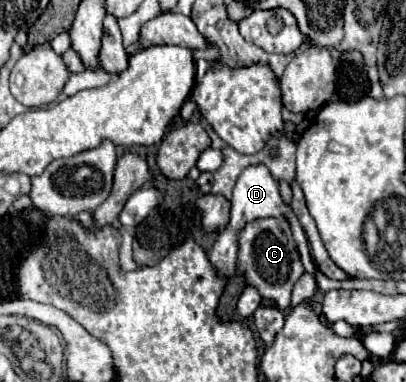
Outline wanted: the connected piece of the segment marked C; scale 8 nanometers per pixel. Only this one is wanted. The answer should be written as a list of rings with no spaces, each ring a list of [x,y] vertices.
[[[260,218],[248,222],[238,234],[238,272],[244,276],[244,282],[254,286],[266,302],[280,310],[288,310],[292,288],[304,274],[290,224],[280,218]]]

